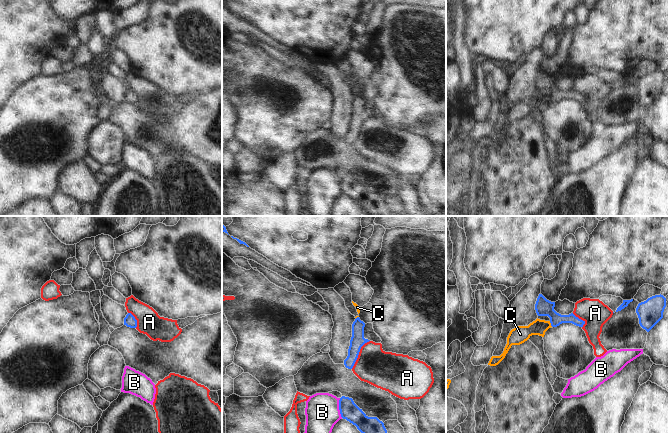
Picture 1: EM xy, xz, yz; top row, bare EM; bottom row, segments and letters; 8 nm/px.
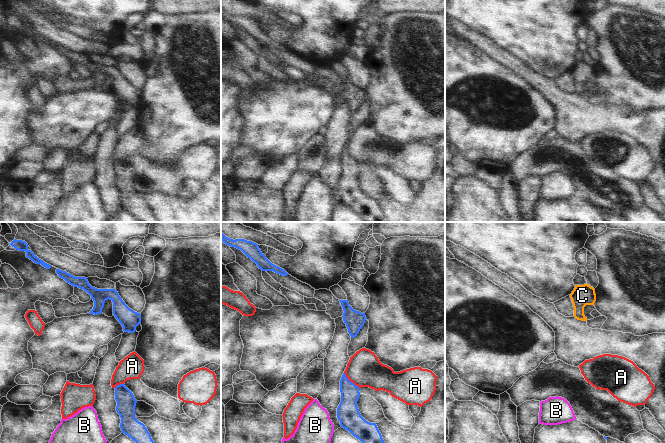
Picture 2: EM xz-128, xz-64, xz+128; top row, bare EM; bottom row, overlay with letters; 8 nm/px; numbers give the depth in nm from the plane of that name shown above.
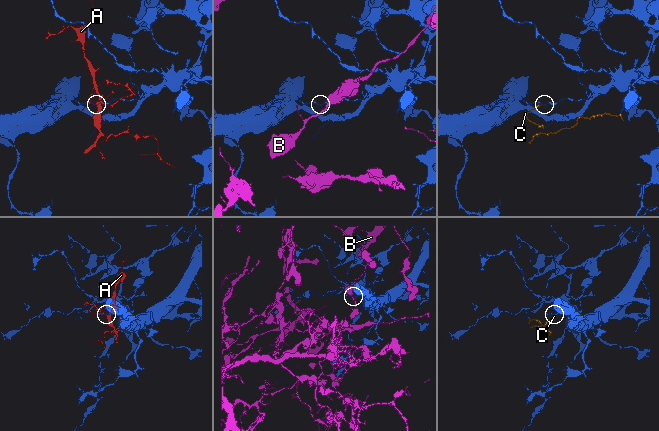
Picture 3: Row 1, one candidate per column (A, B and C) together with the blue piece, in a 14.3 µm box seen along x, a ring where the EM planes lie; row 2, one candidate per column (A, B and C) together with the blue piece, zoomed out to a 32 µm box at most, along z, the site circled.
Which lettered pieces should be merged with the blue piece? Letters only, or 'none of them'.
C

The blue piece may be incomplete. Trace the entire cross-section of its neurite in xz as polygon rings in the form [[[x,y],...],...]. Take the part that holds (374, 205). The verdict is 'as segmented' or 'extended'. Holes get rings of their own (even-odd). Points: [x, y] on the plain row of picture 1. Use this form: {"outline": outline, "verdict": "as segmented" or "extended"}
{"outline": [[[342,172],[339,186],[341,193],[355,201],[369,216],[391,216],[384,199],[377,193],[368,193],[352,174]]], "verdict": "as segmented"}

